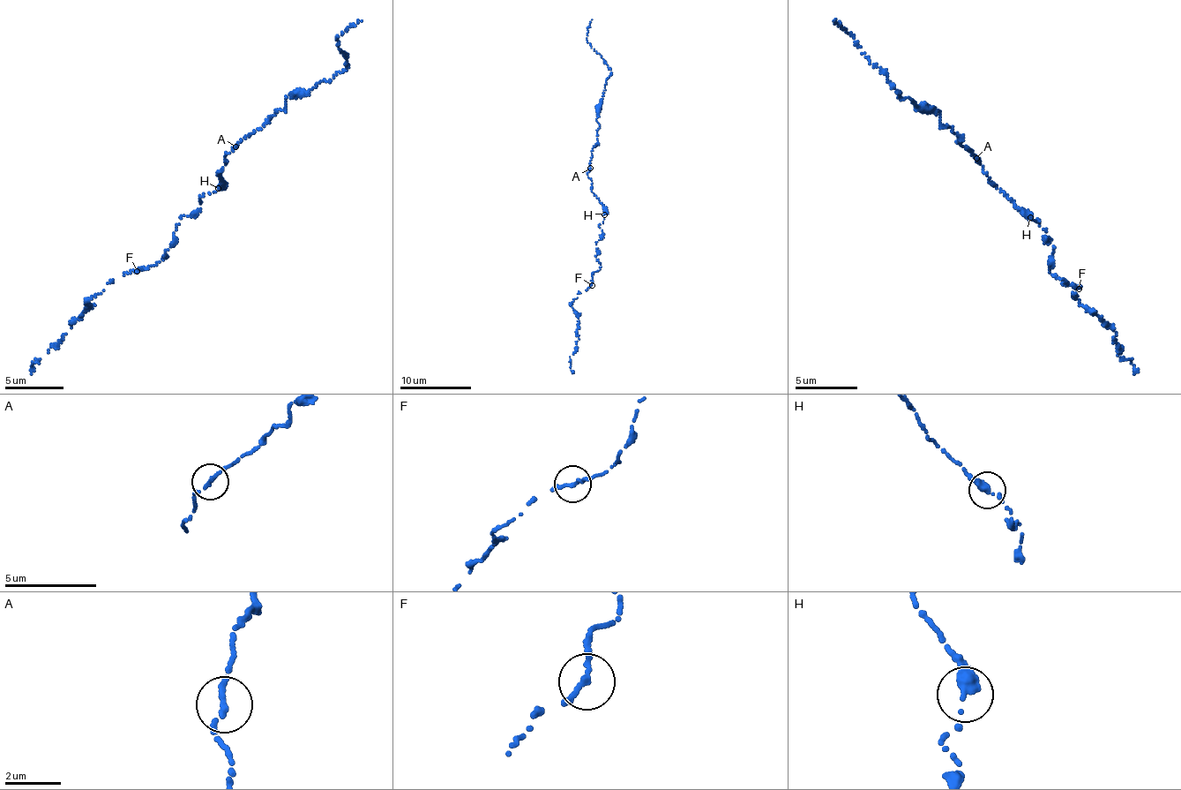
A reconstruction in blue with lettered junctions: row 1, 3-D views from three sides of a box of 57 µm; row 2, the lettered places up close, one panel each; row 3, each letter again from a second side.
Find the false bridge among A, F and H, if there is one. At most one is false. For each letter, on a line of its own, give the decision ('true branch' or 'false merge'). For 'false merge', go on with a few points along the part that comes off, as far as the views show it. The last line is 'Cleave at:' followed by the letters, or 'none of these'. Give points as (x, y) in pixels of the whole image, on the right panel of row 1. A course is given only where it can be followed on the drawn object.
A: true branch
F: true branch
H: true branch
Cleave at: none of these

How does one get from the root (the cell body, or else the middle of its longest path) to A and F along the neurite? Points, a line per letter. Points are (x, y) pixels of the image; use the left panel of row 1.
A: (219, 190), (222, 183), (217, 172), (227, 162), (226, 154), (235, 146)
F: (219, 190), (203, 193), (200, 208), (180, 217), (174, 244), (165, 252), (168, 256), (137, 271)

